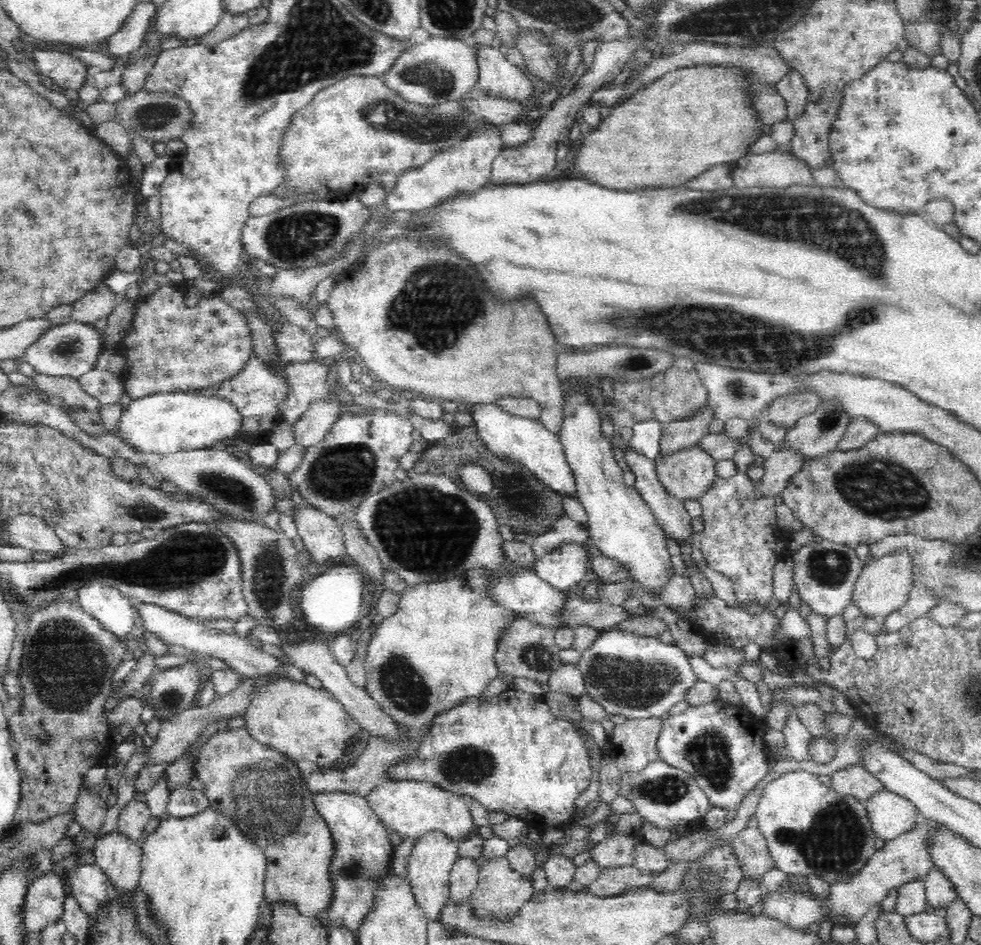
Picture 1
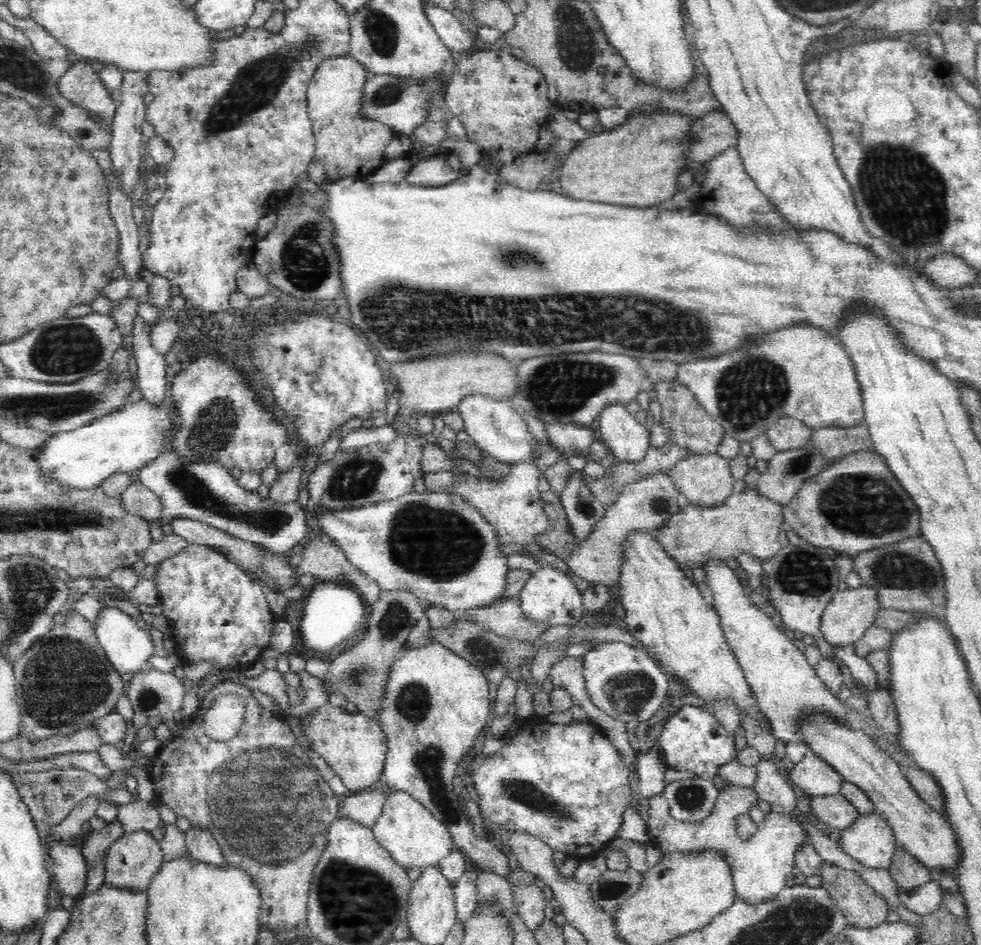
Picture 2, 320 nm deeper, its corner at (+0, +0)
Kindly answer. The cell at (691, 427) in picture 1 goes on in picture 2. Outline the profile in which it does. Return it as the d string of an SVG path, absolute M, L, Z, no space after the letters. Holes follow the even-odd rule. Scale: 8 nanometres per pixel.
M656 473L629 484L622 489L620 496L605 511L586 540L578 543L574 552L564 559L569 573L586 581L589 585L604 584L618 587L620 567L623 565L623 544L630 538L632 531L652 533L662 527L674 514L680 511L679 490L673 479L666 473Z

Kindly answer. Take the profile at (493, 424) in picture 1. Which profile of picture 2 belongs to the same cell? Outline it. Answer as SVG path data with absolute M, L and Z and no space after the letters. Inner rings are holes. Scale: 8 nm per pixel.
M470 394L464 397L455 409L462 415L465 431L484 452L487 459L492 458L509 465L514 462L526 462L532 458L534 437L521 414L509 404L508 400L493 399L490 396Z

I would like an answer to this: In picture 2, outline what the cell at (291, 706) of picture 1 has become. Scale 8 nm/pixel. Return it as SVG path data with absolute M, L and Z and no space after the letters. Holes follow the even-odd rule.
M329 703L320 710L312 712L310 724L306 724L308 738L314 750L330 764L341 778L349 793L365 791L375 787L381 779L387 757L387 736L379 723L368 715L352 716L342 708L334 708Z

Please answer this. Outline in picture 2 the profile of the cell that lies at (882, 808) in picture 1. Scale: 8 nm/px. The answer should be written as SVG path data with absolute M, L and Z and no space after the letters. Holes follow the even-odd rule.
M876 811L860 815L841 832L838 842L850 858L874 868L889 868L899 848L889 823Z

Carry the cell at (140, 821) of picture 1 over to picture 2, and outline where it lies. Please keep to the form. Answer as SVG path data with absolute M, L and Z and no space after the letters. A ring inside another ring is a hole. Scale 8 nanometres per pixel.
M146 831L124 833L112 843L104 860L104 882L111 887L129 888L146 893L152 879L163 865L163 851L152 835Z

